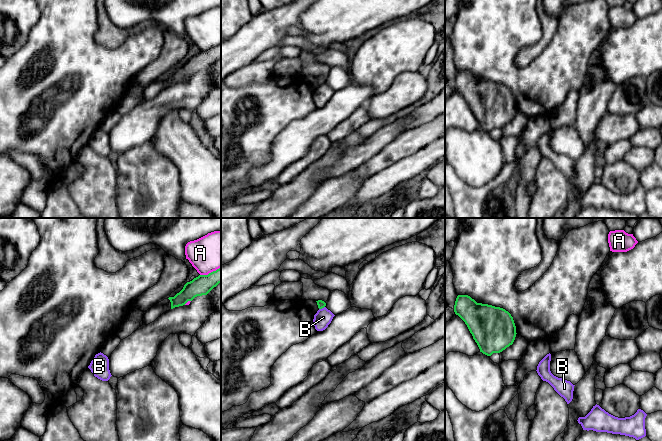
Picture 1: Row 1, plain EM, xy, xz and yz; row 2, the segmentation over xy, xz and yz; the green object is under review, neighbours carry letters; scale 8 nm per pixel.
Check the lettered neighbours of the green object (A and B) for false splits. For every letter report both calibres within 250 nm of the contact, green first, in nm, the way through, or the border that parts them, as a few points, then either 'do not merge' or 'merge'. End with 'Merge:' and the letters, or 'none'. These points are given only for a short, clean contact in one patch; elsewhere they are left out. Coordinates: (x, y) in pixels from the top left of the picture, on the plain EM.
A: calibres 160 and 300 nm; do not merge
B: calibres 70 and 140 nm; border xz (324, 82), (319, 85); do not merge
Merge: none

